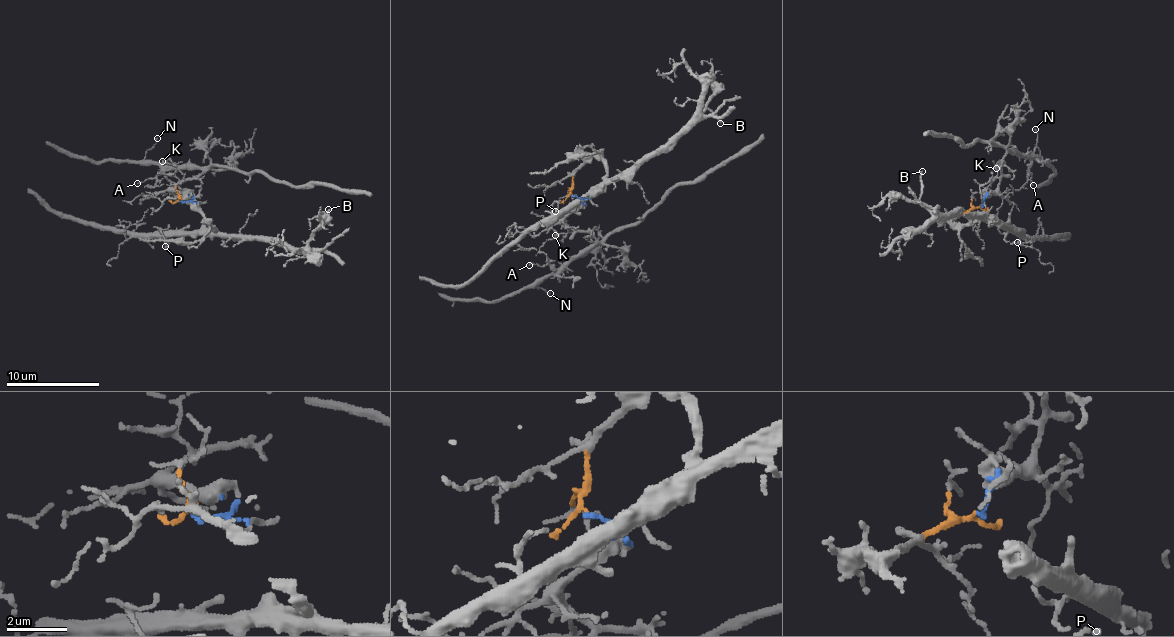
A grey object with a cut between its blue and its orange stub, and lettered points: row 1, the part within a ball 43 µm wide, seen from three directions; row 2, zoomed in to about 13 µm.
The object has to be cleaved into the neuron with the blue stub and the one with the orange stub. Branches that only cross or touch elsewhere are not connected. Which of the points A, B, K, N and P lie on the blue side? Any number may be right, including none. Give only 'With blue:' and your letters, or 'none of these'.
With blue: A, K, N

